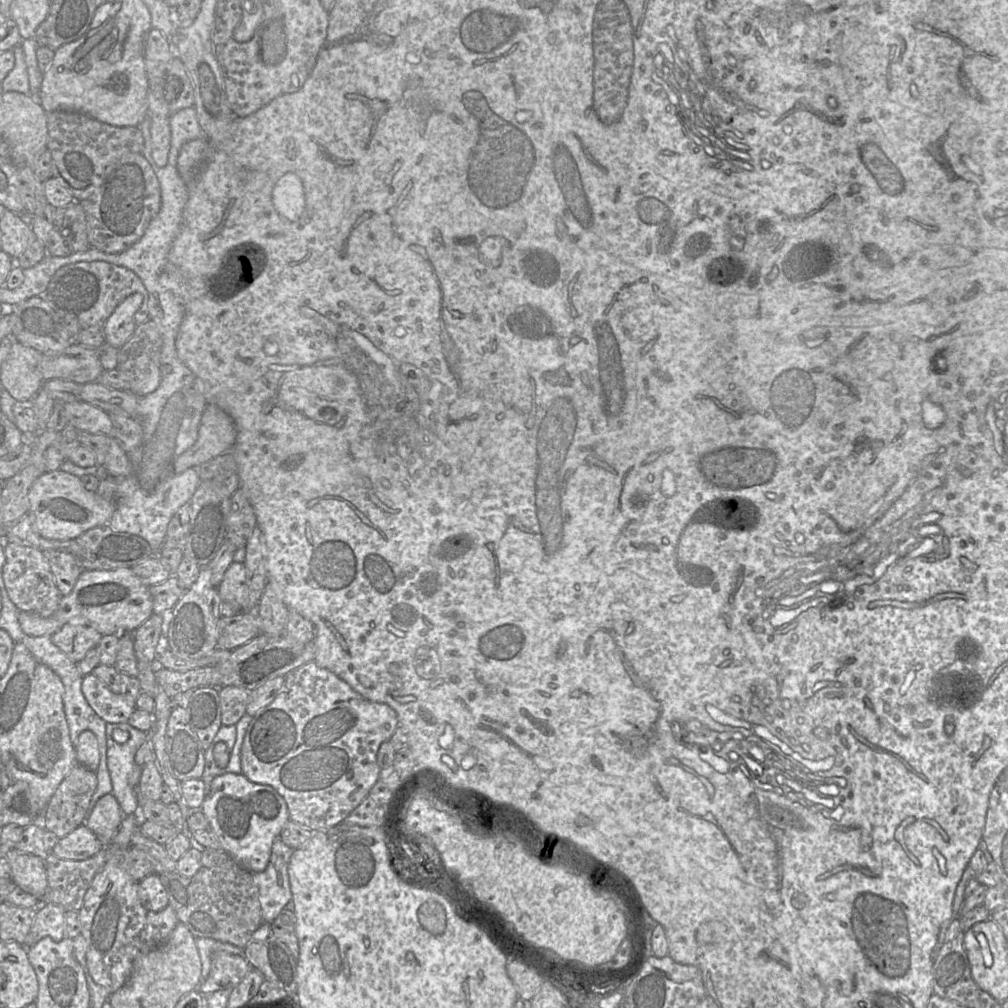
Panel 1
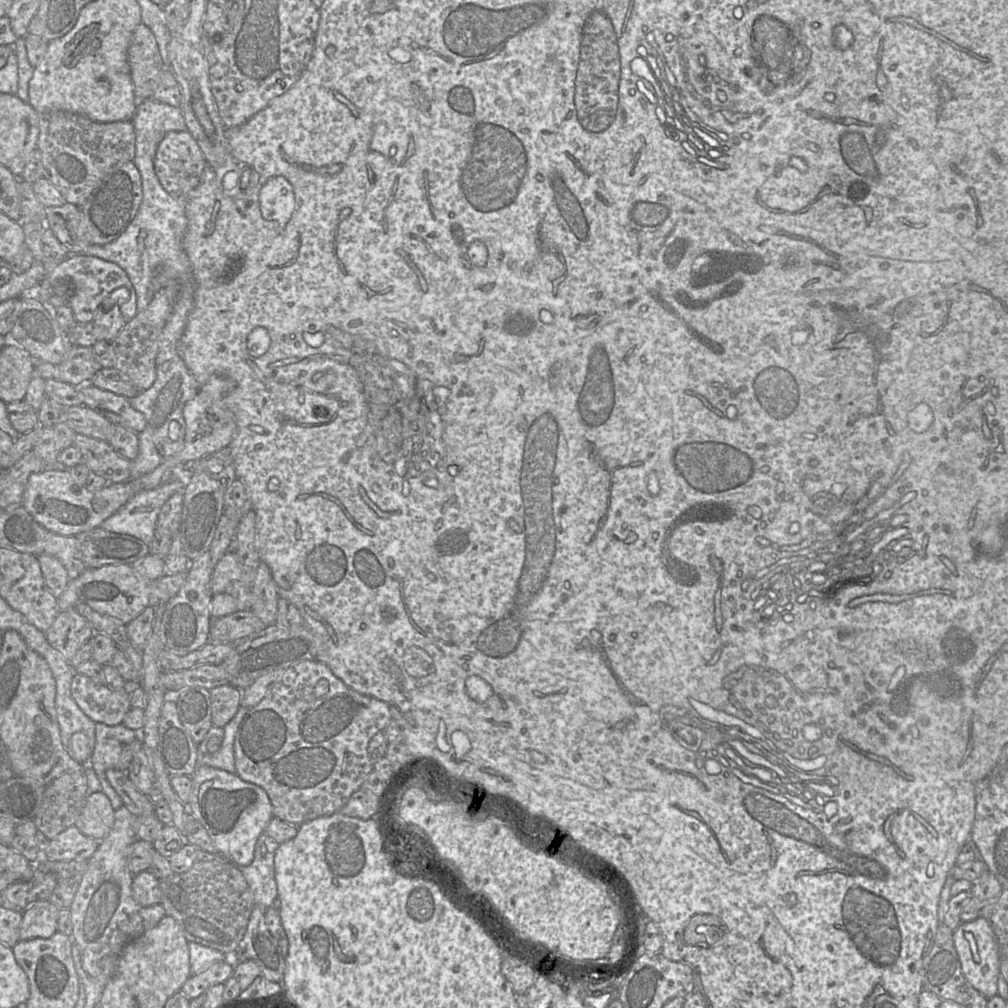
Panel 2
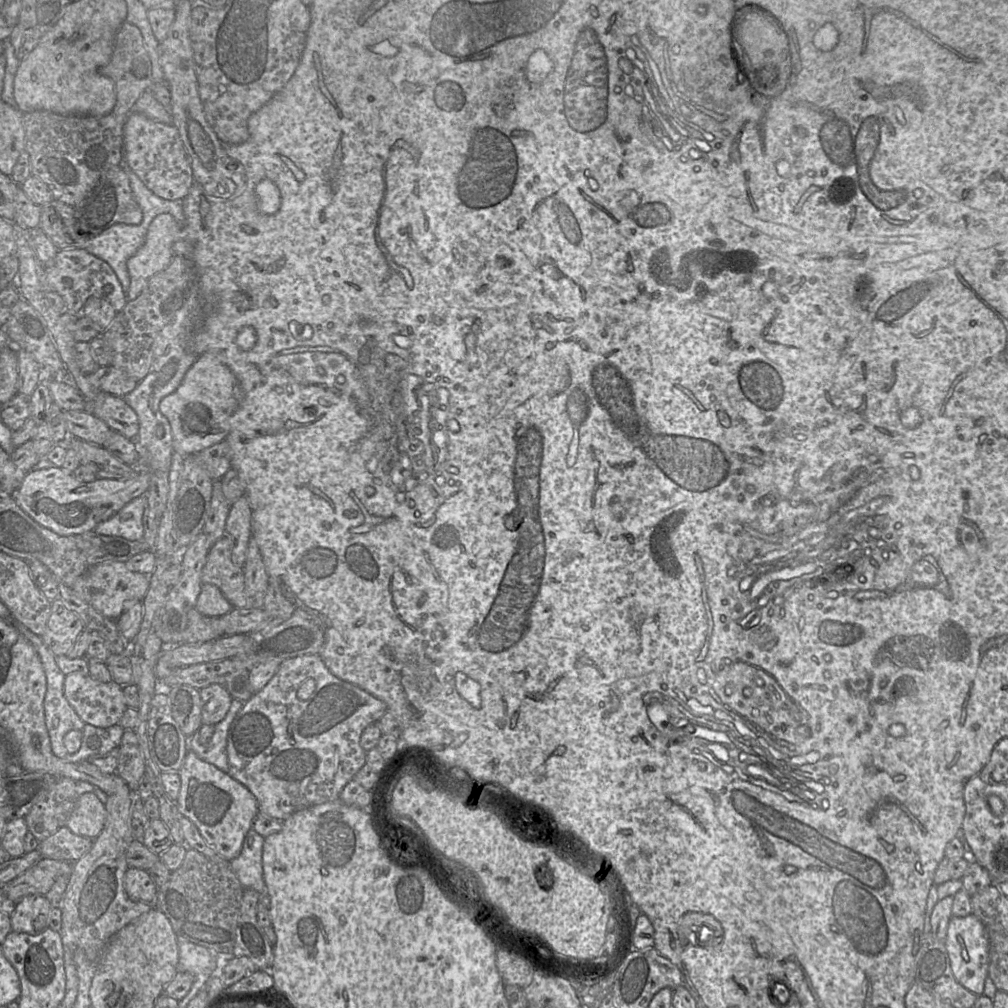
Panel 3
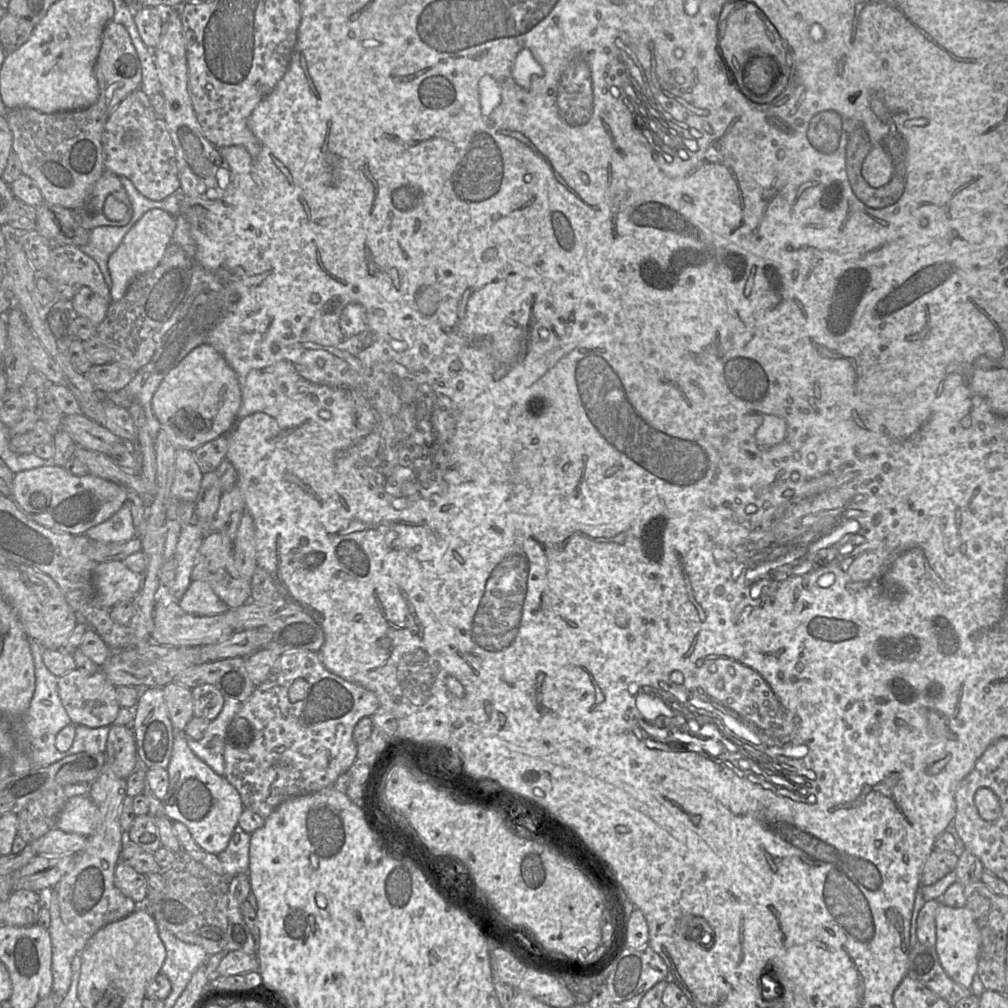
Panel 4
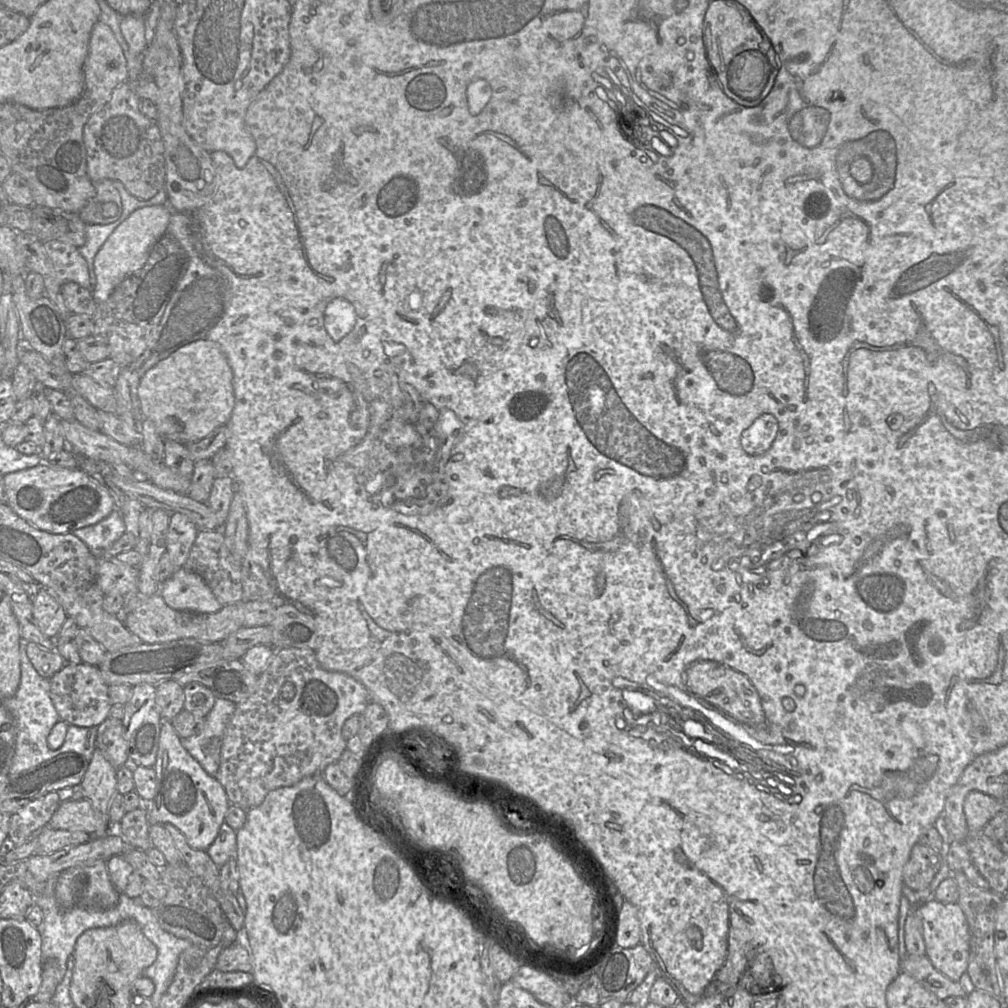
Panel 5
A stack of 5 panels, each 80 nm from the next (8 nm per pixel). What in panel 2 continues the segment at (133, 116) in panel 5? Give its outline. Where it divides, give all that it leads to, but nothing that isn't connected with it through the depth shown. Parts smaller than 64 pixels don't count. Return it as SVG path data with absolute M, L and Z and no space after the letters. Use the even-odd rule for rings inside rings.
M170 131L158 143L154 170L161 186L176 199L189 199L201 181L205 157L191 133L188 131Z

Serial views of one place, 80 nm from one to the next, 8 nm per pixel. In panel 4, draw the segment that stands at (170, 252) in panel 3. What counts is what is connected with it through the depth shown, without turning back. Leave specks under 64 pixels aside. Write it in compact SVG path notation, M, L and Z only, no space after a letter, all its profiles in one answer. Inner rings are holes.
M154 208L145 212L130 228L107 263L111 278L110 297L112 301L121 299L129 283L138 275L153 270L161 261L167 246L172 242L175 217L165 210Z

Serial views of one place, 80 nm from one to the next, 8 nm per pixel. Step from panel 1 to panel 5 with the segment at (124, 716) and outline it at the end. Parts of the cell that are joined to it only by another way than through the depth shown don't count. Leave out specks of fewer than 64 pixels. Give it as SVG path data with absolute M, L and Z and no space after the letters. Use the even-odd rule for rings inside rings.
M67 663L49 681L51 699L62 721L80 727L98 727L109 717L112 708L109 685L97 666Z

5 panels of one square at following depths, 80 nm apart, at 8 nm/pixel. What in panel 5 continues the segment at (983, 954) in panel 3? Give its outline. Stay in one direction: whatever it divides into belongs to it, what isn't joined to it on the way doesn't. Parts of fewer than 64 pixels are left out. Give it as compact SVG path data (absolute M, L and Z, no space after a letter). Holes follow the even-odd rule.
M929 899L916 907L922 921L925 955L948 979L958 982L966 972L970 952L970 931L966 917L957 903Z

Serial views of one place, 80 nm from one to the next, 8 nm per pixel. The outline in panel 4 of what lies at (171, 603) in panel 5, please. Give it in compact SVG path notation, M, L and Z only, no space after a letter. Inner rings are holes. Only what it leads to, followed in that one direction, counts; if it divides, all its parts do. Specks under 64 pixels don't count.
M197 579L191 581L178 604L185 612L195 615L217 615L229 610L207 582Z

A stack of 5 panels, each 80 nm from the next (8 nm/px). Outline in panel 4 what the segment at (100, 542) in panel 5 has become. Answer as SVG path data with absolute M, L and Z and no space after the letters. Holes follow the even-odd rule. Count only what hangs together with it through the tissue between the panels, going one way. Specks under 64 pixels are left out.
M131 498L108 520L90 528L85 535L91 539L106 543L128 541L137 537L131 510Z

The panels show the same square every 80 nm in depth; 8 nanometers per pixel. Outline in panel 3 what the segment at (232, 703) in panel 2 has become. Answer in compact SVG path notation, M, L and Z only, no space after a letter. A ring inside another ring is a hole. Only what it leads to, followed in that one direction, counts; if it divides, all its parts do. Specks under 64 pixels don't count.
M212 684L199 690L202 700L202 722L216 725L225 718L233 697L219 684Z

